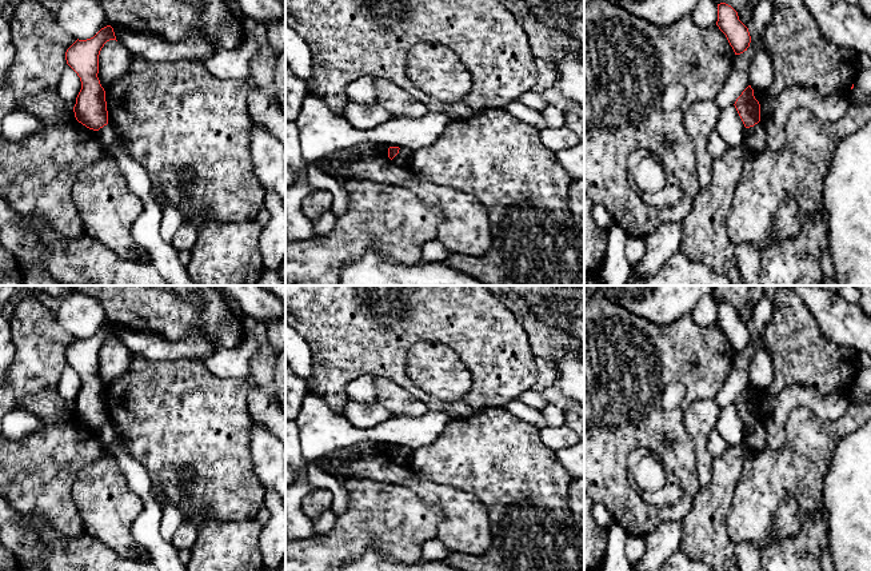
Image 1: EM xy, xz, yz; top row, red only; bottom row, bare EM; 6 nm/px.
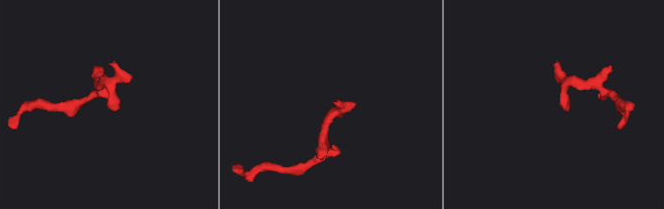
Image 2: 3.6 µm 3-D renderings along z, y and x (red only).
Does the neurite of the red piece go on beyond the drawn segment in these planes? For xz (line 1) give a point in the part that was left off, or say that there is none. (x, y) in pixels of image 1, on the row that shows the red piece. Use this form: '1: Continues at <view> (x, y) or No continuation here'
1: No continuation here

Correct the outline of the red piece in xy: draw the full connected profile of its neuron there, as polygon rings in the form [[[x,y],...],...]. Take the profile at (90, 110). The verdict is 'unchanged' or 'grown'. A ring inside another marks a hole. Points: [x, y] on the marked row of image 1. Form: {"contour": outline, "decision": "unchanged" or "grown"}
{"contour": [[[107,25],[91,39],[77,39],[65,52],[67,64],[81,81],[81,89],[73,107],[75,117],[93,131],[99,131],[108,124],[105,91],[97,73],[100,51],[109,40],[116,40],[116,36],[113,28]]], "decision": "unchanged"}

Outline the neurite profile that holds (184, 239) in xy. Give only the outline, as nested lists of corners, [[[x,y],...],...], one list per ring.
[[[192,221],[185,223],[173,235],[171,244],[179,252],[191,252],[197,240],[197,231]]]

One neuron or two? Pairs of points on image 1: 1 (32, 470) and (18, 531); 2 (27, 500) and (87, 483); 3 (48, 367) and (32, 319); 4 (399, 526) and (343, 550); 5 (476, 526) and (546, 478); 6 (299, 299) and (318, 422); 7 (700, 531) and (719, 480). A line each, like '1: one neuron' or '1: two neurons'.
1: two neurons
2: two neurons
3: one neuron
4: one neuron
5: two neurons
6: two neurons
7: one neuron

